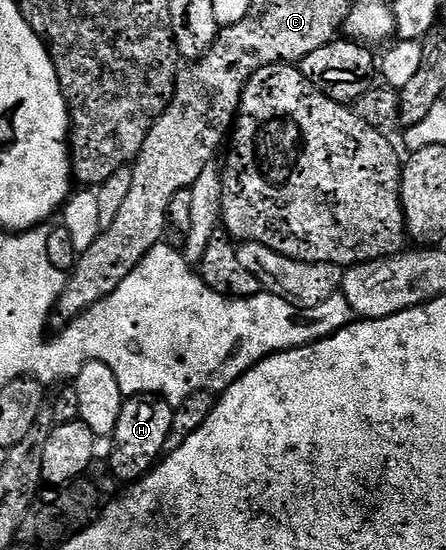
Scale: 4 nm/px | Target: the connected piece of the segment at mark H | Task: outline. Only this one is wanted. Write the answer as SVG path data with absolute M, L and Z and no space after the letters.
M133 394L125 397L122 416L118 416L118 424L110 435L112 455L108 458L108 466L118 481L123 484L139 482L155 468L164 454L163 445L170 435L173 413L173 403L159 394Z

